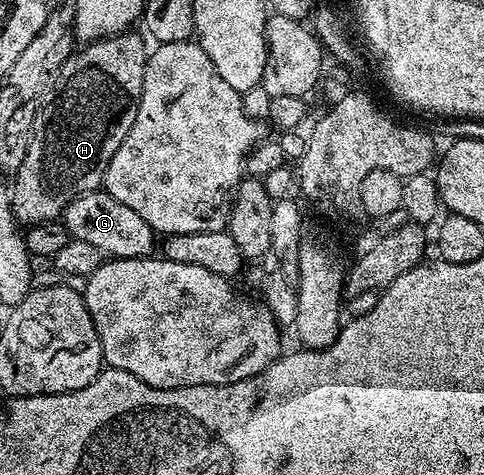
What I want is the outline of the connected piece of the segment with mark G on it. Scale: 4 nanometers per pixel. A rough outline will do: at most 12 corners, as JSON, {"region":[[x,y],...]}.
{"region":[[96,190],[62,214],[70,239],[141,260],[157,234],[125,202]]}

